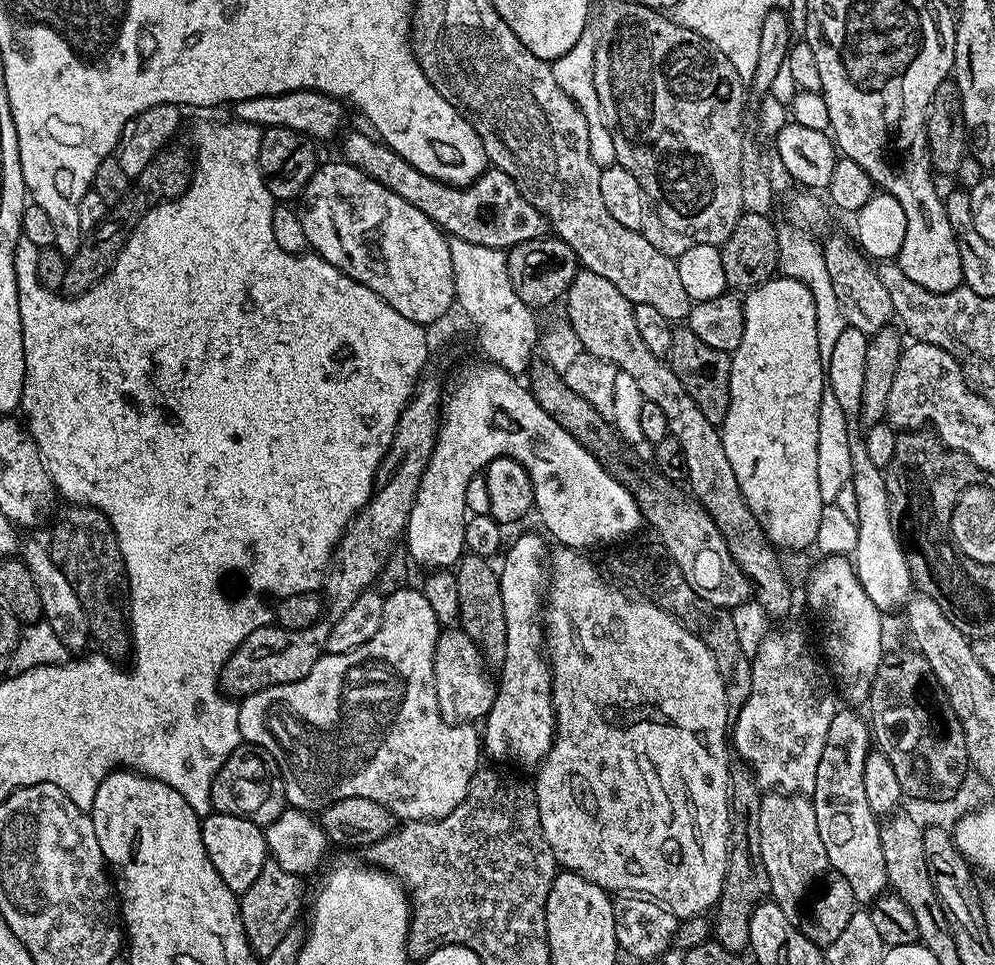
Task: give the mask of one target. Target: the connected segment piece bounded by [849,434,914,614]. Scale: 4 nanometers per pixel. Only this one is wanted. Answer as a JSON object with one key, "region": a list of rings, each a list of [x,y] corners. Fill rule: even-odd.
{"region":[[[859,435],[849,438],[851,465],[853,467],[852,484],[858,504],[858,520],[856,522],[858,544],[850,555],[850,559],[858,574],[858,582],[862,582],[862,590],[870,597],[870,602],[882,614],[896,612],[905,607],[909,596],[913,593],[912,575],[906,566],[906,554],[900,545],[896,529],[892,527],[890,518],[890,498],[886,494],[884,472],[866,454],[866,446]]]}

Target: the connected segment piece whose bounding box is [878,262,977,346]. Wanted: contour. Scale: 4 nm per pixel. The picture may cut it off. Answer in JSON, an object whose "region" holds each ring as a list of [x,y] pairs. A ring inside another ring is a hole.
{"region":[[[896,262],[881,263],[878,271],[882,286],[886,286],[886,294],[890,294],[895,319],[904,323],[903,331],[905,333],[908,331],[913,341],[922,344],[933,344],[934,346],[938,346],[938,342],[942,342],[942,346],[948,344],[952,336],[956,334],[956,330],[962,328],[962,324],[966,322],[966,318],[962,316],[962,310],[958,308],[958,302],[976,302],[977,300],[974,298],[974,290],[963,286],[952,288],[948,292],[937,292],[926,286],[918,286],[918,282],[902,274],[900,265]],[[944,322],[952,322],[950,328],[956,326],[956,330],[948,330]]]}

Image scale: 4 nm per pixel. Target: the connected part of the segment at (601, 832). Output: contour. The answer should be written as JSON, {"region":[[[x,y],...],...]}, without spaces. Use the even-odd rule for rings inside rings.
{"region":[[[563,546],[555,549],[557,552],[550,556],[550,579],[546,584],[546,615],[543,617],[544,642],[546,645],[546,655],[548,664],[552,668],[552,705],[556,711],[556,736],[552,739],[552,745],[543,760],[540,761],[535,769],[534,787],[536,789],[536,801],[538,802],[538,814],[542,822],[542,834],[546,834],[546,842],[550,842],[550,850],[554,854],[557,865],[561,869],[569,872],[576,872],[582,878],[594,882],[598,887],[603,888],[609,894],[647,894],[651,899],[660,901],[664,907],[681,918],[690,916],[704,916],[708,911],[715,909],[716,903],[720,900],[722,894],[722,882],[726,878],[728,869],[728,846],[732,838],[732,814],[730,811],[730,789],[728,787],[728,774],[730,763],[728,764],[728,752],[730,756],[730,709],[726,690],[722,682],[722,674],[718,674],[718,666],[706,650],[706,646],[701,642],[694,633],[673,617],[666,609],[660,608],[653,604],[651,599],[631,600],[624,592],[619,592],[612,584],[604,581],[602,573],[596,569],[596,564],[592,560],[587,560],[583,551],[575,548],[565,548]]]}

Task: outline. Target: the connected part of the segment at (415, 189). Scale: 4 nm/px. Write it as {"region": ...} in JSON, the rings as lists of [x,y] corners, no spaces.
{"region":[[[367,131],[347,132],[343,133],[344,141],[340,144],[343,163],[362,170],[382,186],[394,190],[394,194],[410,202],[410,206],[418,206],[418,210],[422,210],[422,214],[426,214],[426,218],[433,220],[440,231],[449,237],[507,250],[515,244],[534,240],[545,231],[544,215],[520,193],[515,182],[502,170],[489,167],[473,184],[455,188],[453,184],[444,184],[441,180],[422,174],[422,170],[410,166],[406,158],[399,156],[375,135]]]}

